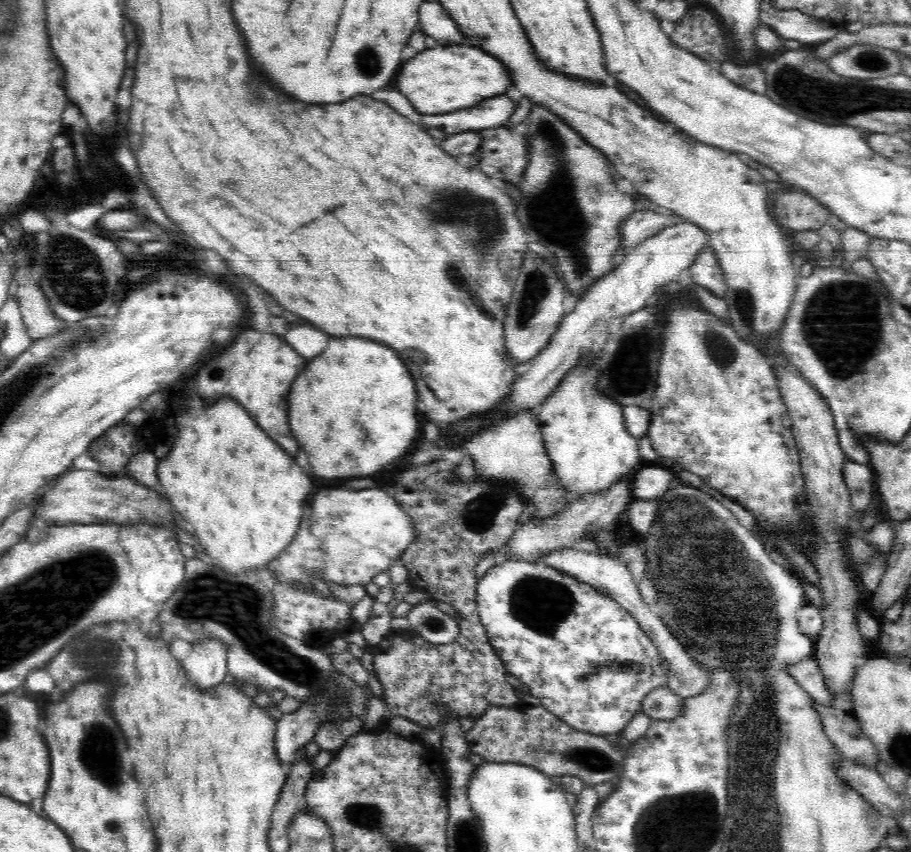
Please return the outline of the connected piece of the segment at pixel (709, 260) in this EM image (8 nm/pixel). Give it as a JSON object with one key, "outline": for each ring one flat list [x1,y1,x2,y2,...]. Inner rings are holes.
{"outline":[[704,248,689,266,693,283,706,287,710,293,724,297,727,289,725,278,714,252]]}

